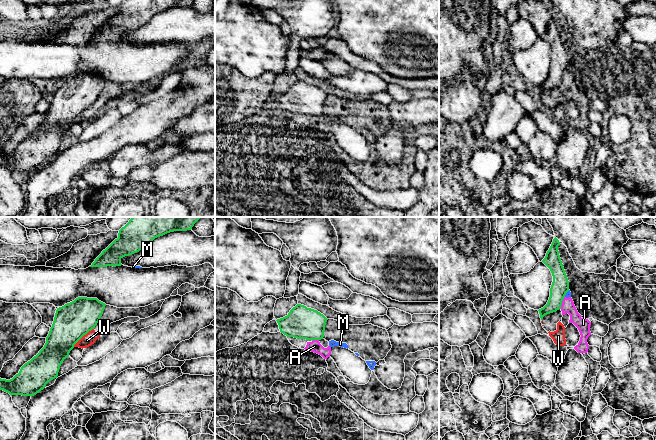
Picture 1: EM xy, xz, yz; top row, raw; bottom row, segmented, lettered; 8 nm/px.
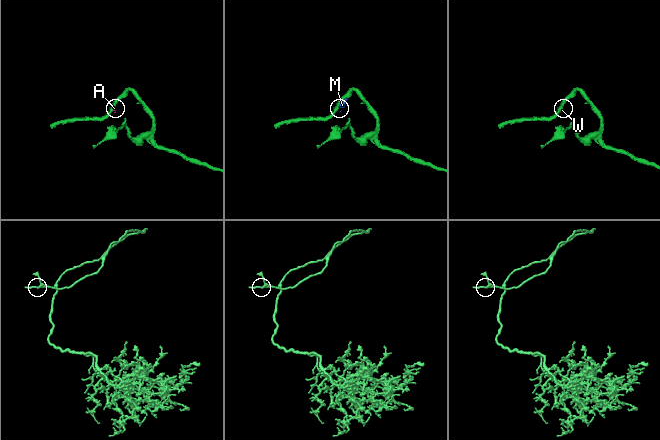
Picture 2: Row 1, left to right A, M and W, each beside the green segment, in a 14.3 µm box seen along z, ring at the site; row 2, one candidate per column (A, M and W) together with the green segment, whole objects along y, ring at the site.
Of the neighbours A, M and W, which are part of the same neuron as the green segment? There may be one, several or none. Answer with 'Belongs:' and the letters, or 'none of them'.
Belongs: none of them

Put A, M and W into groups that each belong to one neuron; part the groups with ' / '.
A M W

